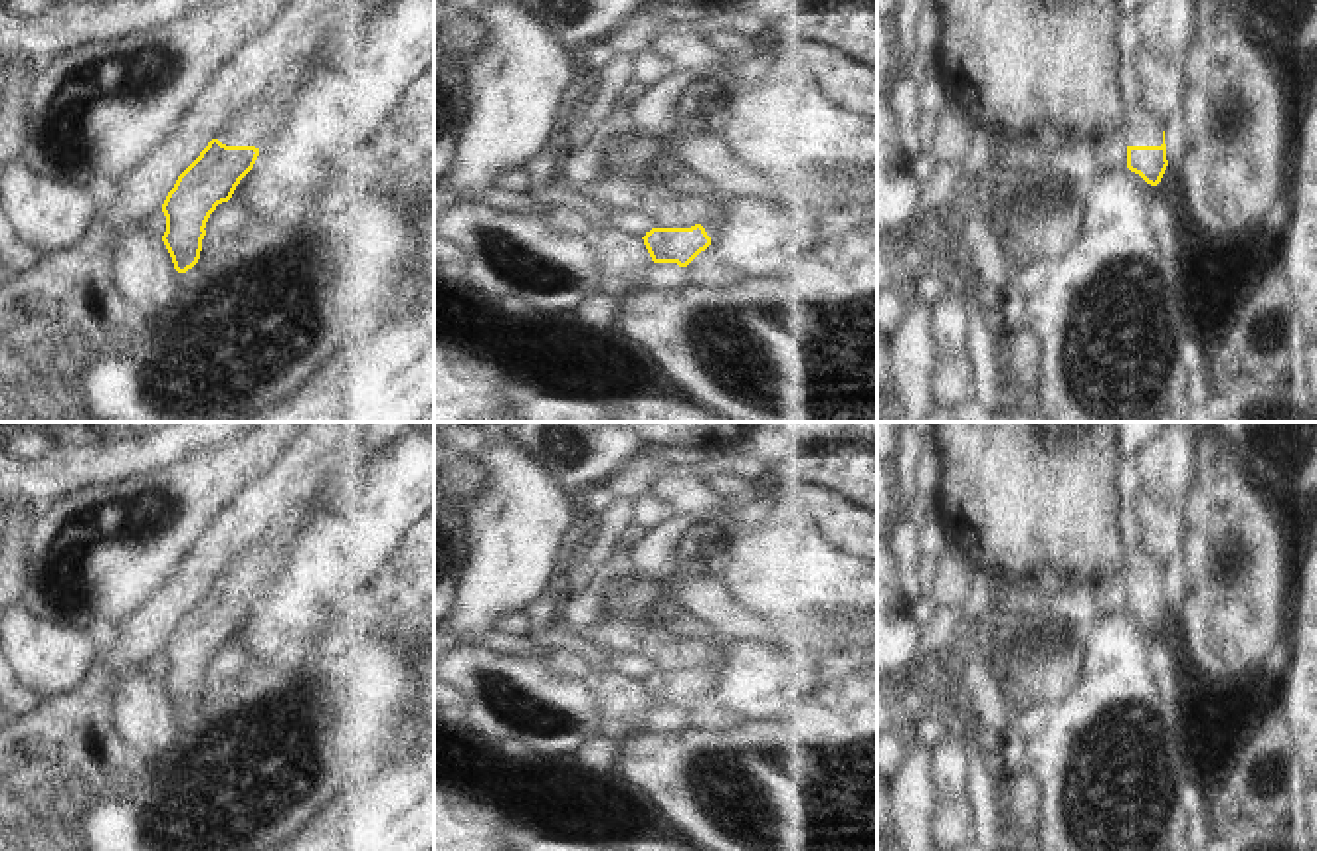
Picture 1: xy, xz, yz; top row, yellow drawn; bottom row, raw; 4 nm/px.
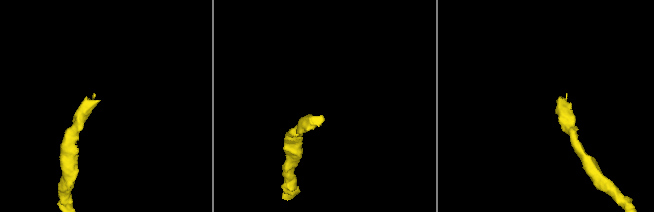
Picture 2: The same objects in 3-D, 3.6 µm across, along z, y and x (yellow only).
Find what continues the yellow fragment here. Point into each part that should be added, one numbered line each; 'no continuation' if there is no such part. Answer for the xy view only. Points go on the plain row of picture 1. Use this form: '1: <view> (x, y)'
1: xy (256, 567)

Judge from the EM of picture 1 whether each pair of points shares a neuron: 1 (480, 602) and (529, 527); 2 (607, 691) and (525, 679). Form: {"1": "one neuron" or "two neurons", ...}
{"1": "one neuron", "2": "two neurons"}

